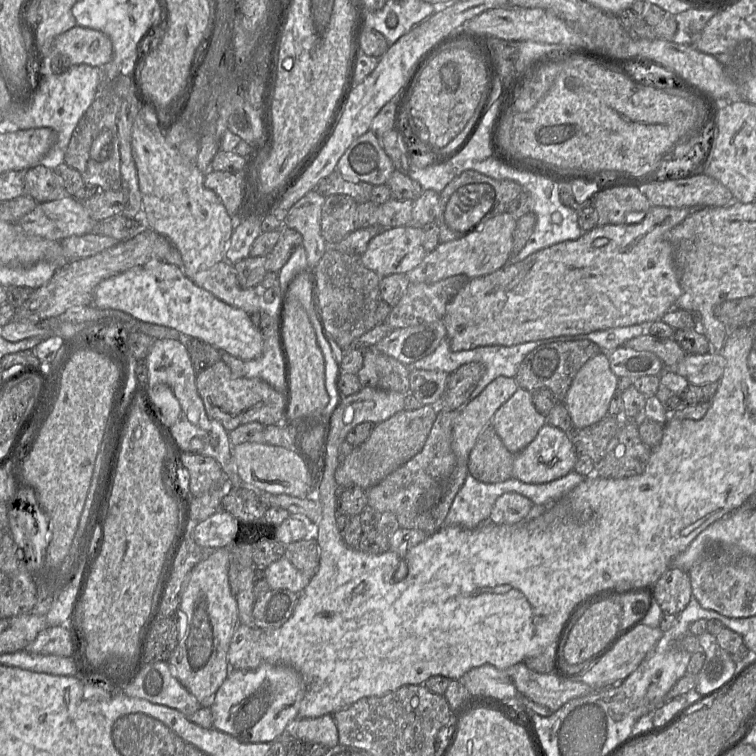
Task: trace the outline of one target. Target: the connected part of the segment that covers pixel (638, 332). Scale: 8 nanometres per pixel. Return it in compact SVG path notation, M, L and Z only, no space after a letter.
M632 325L574 335L574 340L590 340L600 347L602 353L608 354L627 341L645 335L646 331L642 325Z

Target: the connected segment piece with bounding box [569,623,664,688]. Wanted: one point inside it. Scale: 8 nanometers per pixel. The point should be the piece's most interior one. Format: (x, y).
(625, 654)

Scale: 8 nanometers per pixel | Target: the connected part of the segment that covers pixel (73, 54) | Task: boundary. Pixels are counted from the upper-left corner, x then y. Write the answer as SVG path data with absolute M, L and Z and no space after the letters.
M76 25L70 30L56 36L52 41L52 48L48 50L56 50L66 55L72 65L87 64L93 67L103 67L113 58L113 44L111 39L103 32Z

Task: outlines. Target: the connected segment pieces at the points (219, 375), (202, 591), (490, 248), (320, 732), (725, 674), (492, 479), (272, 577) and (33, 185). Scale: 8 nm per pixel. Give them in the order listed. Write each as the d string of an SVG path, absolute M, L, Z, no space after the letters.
M222 360L197 373L196 386L208 416L220 422L227 432L251 422L268 426L285 420L288 389L280 393L263 380L234 376Z
M220 548L208 553L207 557L199 562L186 577L183 594L177 618L179 620L178 645L167 661L173 675L202 705L208 705L217 690L230 673L227 660L229 645L235 629L240 624L237 601L232 594L228 570L231 564L229 548Z
M505 211L480 223L459 239L439 243L433 251L426 253L418 266L407 273L410 283L435 283L458 274L476 278L499 270L512 257L516 220L509 212Z
M331 714L296 719L291 729L293 736L306 744L321 744L328 749L339 744L338 730Z
M708 632L699 635L697 639L705 654L705 661L695 675L695 690L709 698L712 693L736 681L738 661L722 649L716 638Z
M492 424L486 426L471 450L467 468L483 483L498 483L510 479L515 455L503 444Z
M282 557L270 564L263 571L263 576L271 589L287 589L300 594L313 575L297 569L288 559Z
M39 163L24 172L25 194L37 203L68 196L63 179L54 170Z

